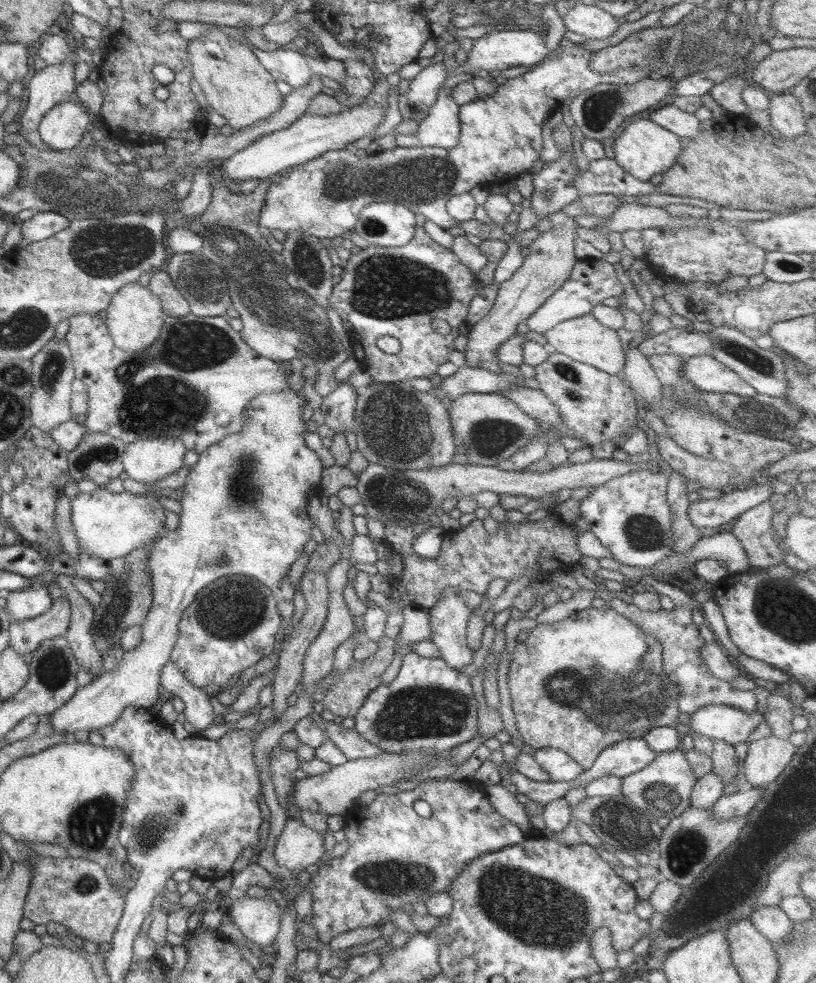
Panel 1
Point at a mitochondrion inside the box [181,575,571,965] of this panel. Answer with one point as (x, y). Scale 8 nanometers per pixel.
(414, 712)

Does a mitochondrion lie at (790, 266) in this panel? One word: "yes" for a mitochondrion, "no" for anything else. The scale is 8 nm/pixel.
yes

